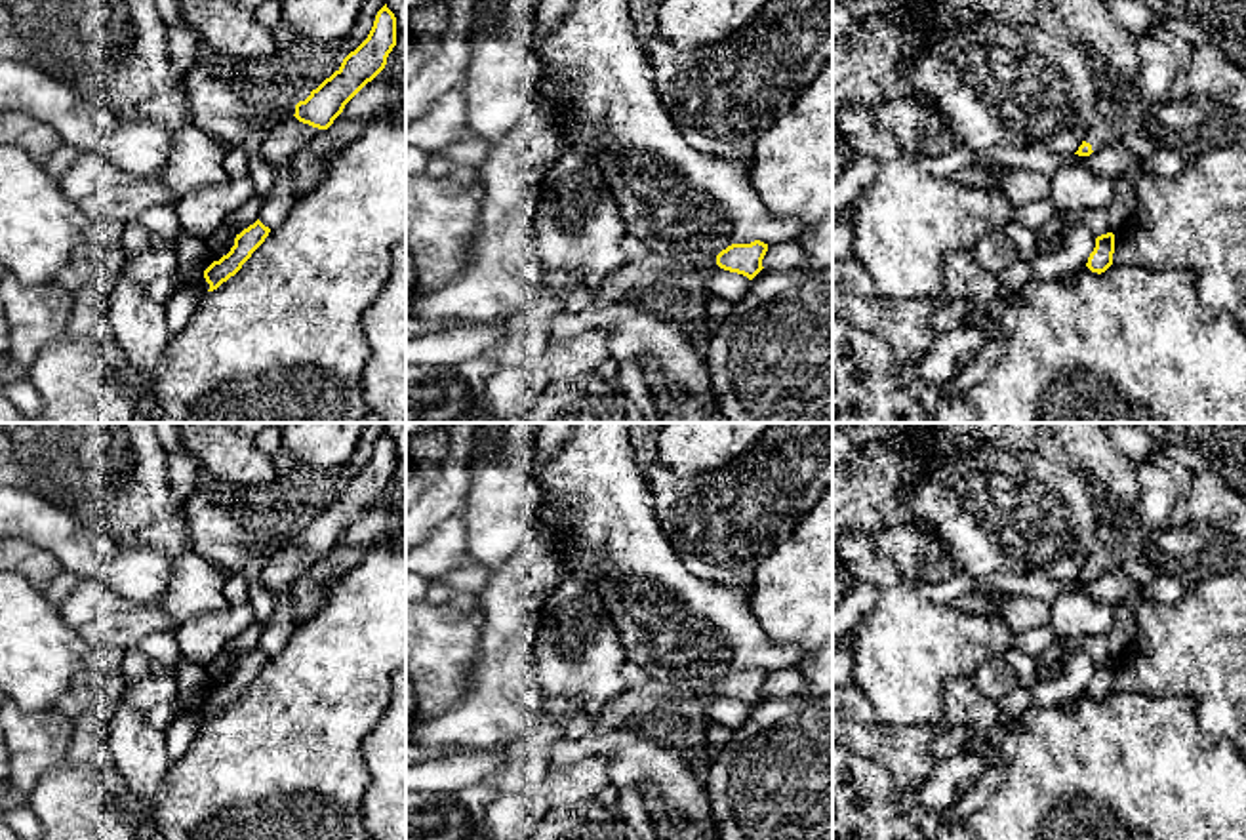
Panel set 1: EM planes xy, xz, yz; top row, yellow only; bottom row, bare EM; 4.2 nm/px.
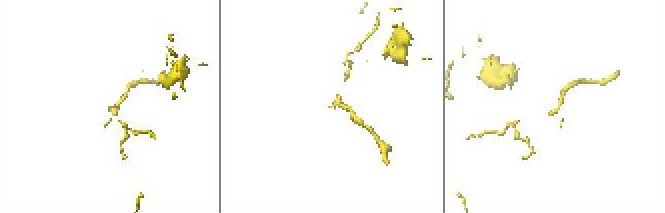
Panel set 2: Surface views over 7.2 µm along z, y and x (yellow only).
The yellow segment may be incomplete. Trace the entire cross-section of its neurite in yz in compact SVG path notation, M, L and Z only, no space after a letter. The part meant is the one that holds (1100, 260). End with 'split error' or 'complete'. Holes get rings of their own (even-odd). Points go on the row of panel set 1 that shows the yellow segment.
M1107 232L1095 238L1095 248L1088 257L1086 267L1092 272L1105 272L1113 265L1113 253L1115 253L1115 234Z | complete

